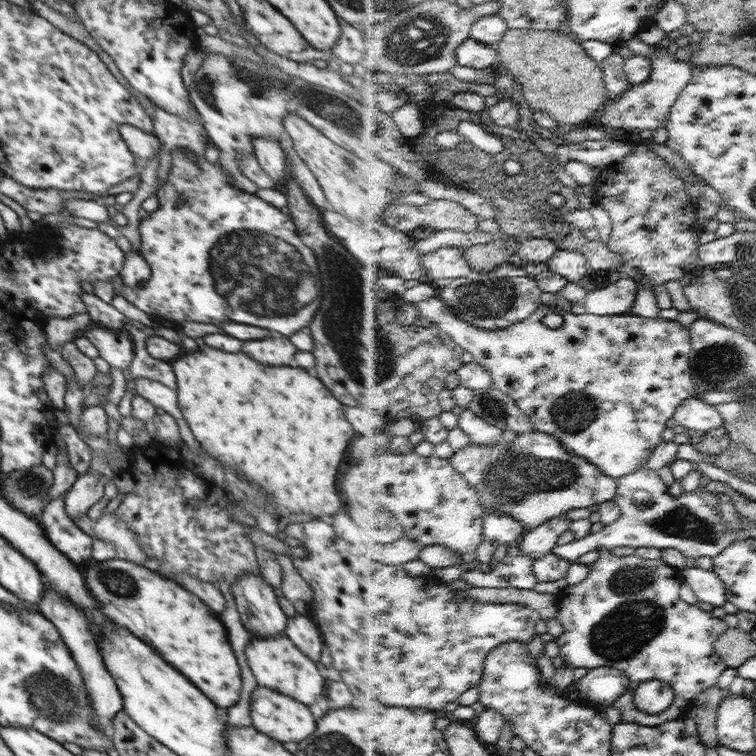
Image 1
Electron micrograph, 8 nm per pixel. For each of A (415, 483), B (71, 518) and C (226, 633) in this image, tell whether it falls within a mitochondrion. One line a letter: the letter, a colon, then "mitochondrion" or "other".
A: other
B: other
C: other

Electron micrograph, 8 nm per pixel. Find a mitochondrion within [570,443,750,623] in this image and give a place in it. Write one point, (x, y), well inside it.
(678, 522)

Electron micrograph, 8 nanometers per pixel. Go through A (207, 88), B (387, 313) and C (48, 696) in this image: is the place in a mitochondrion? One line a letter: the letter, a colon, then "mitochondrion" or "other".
A: mitochondrion
B: other
C: mitochondrion

